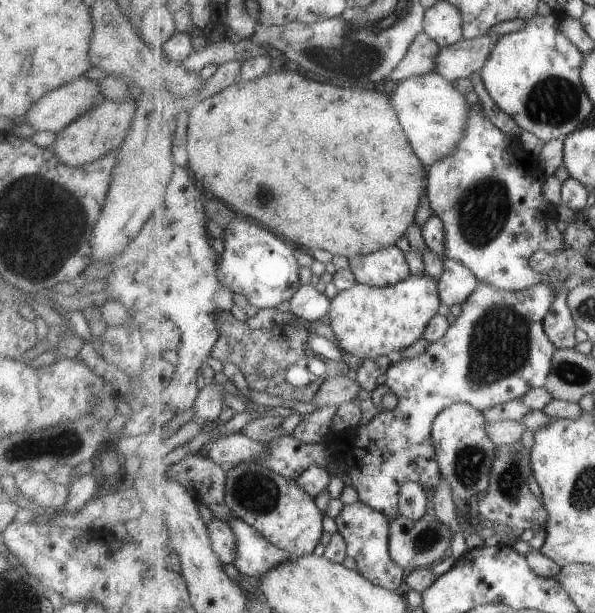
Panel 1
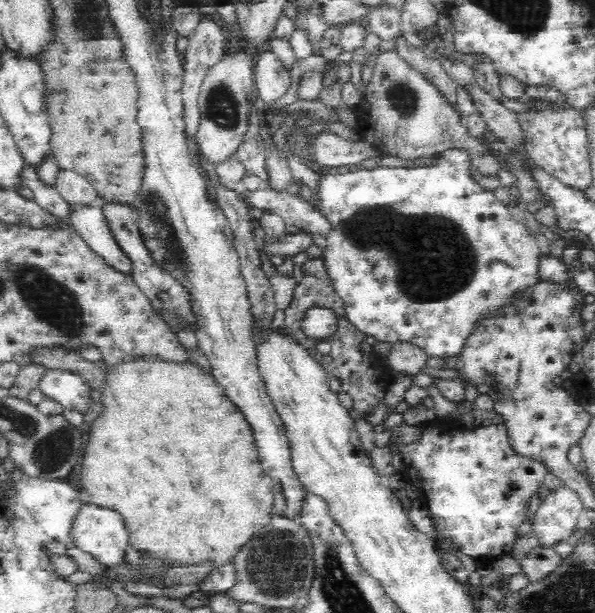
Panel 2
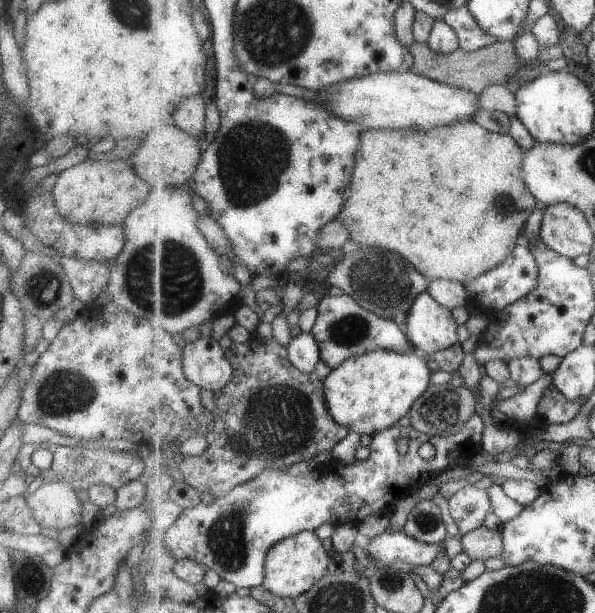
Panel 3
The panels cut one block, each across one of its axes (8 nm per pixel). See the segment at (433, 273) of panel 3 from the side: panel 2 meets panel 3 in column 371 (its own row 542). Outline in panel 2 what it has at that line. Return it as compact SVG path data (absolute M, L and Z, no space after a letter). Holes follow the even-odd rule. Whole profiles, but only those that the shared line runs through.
M131 353L115 364L103 365L103 370L104 377L100 385L102 412L93 421L94 424L88 425L90 442L83 449L84 457L78 480L80 488L90 494L89 502L101 505L102 508L112 508L122 515L129 535L129 547L148 553L156 552L158 557L168 557L174 562L174 566L188 567L210 560L214 562L214 567L222 567L224 562L232 562L242 546L252 539L254 532L260 532L264 526L270 524L273 517L274 483L258 462L253 428L249 426L243 412L225 396L224 389L212 375L191 361L162 360L160 356L150 356L149 353Z

